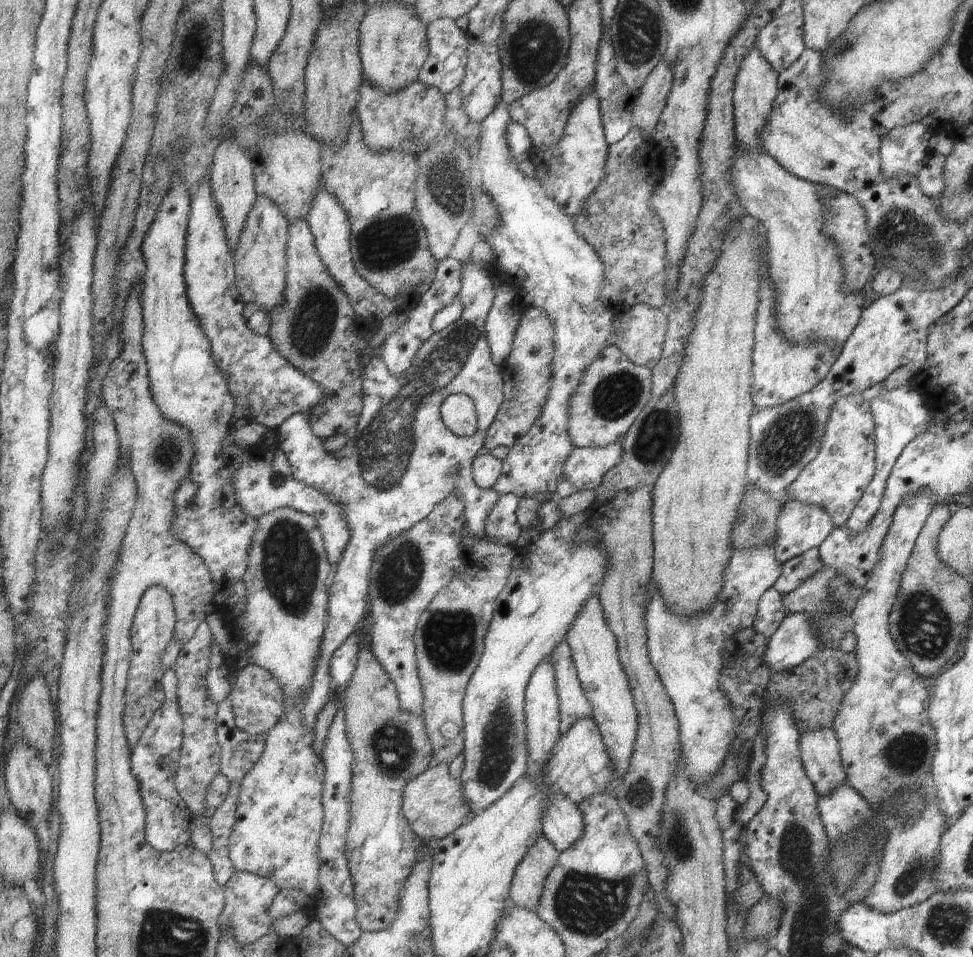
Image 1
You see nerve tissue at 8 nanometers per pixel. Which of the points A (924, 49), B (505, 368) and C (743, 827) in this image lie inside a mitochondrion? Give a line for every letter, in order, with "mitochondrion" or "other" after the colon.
A: other
B: other
C: other

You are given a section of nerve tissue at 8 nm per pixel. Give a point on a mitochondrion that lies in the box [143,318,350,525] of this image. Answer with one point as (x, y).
(168, 453)

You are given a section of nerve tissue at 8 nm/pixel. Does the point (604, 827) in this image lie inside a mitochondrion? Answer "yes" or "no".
no

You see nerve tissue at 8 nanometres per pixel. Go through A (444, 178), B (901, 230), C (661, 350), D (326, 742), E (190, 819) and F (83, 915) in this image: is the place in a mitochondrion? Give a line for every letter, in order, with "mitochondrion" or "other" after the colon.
A: mitochondrion
B: mitochondrion
C: other
D: other
E: other
F: other

